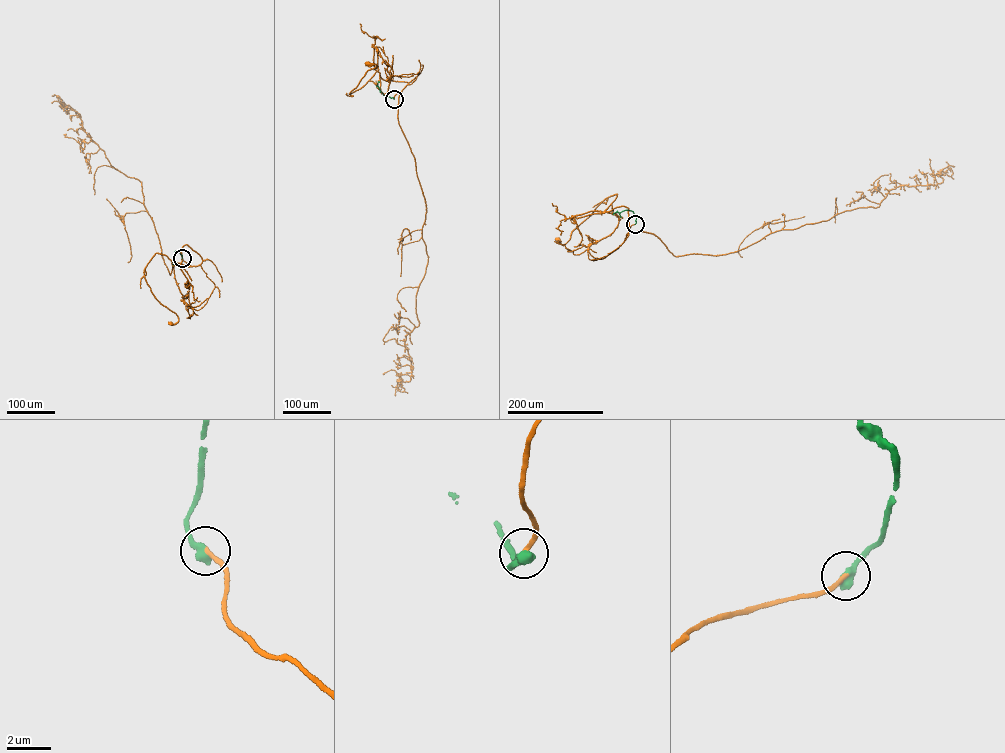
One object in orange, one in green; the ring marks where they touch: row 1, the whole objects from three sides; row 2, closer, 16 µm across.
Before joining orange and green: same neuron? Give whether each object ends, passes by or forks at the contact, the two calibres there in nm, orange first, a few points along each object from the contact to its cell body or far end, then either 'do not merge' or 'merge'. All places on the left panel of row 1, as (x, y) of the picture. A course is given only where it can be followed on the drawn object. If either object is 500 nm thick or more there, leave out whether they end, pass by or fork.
200 nm thick on the orange side, 500 nm on the other; orange runs (182, 258), (202, 260), (186, 244), (179, 265), (156, 253), (144, 271), (177, 316), (170, 323); green runs (182, 258), (175, 251), (174, 261), (177, 264); merge

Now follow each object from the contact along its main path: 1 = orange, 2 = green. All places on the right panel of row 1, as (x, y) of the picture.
1: (635, 224), (626, 235), (627, 208), (604, 212), (616, 193), (597, 206), (565, 244), (558, 240)
2: (635, 224), (633, 211), (613, 214)

